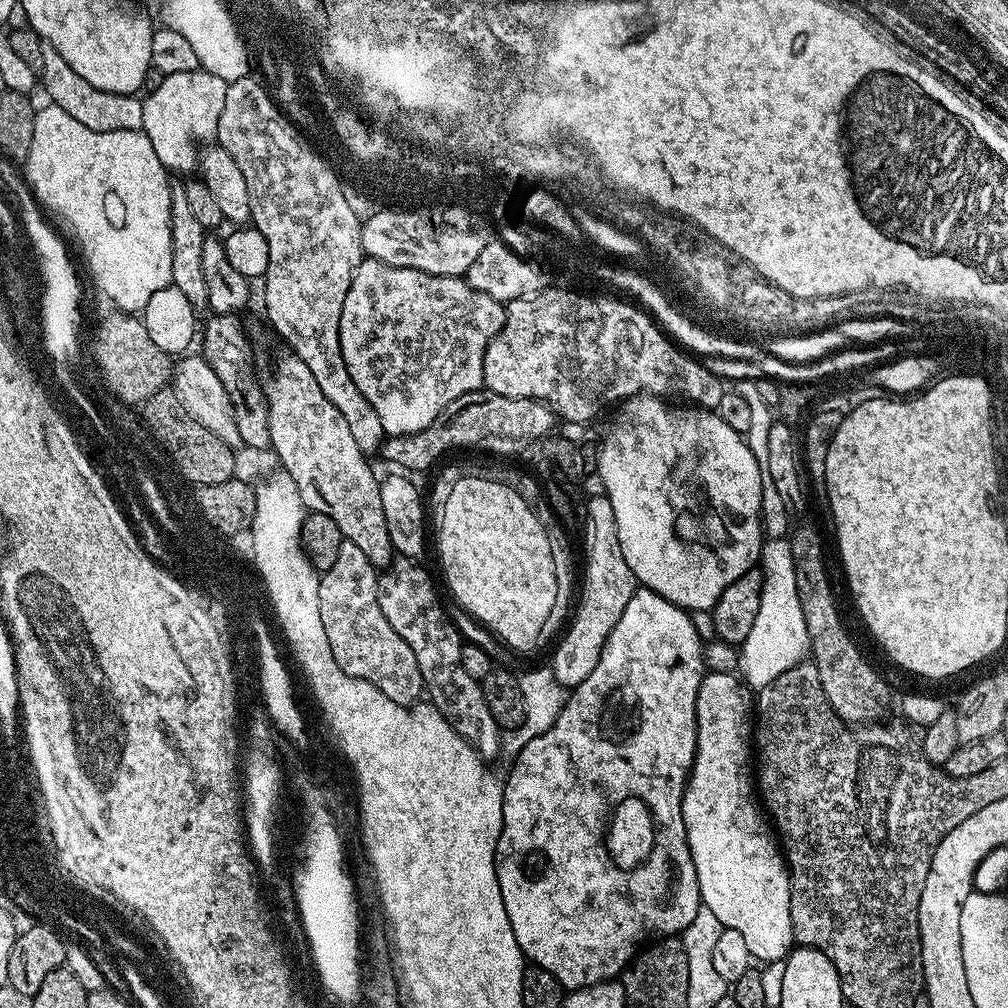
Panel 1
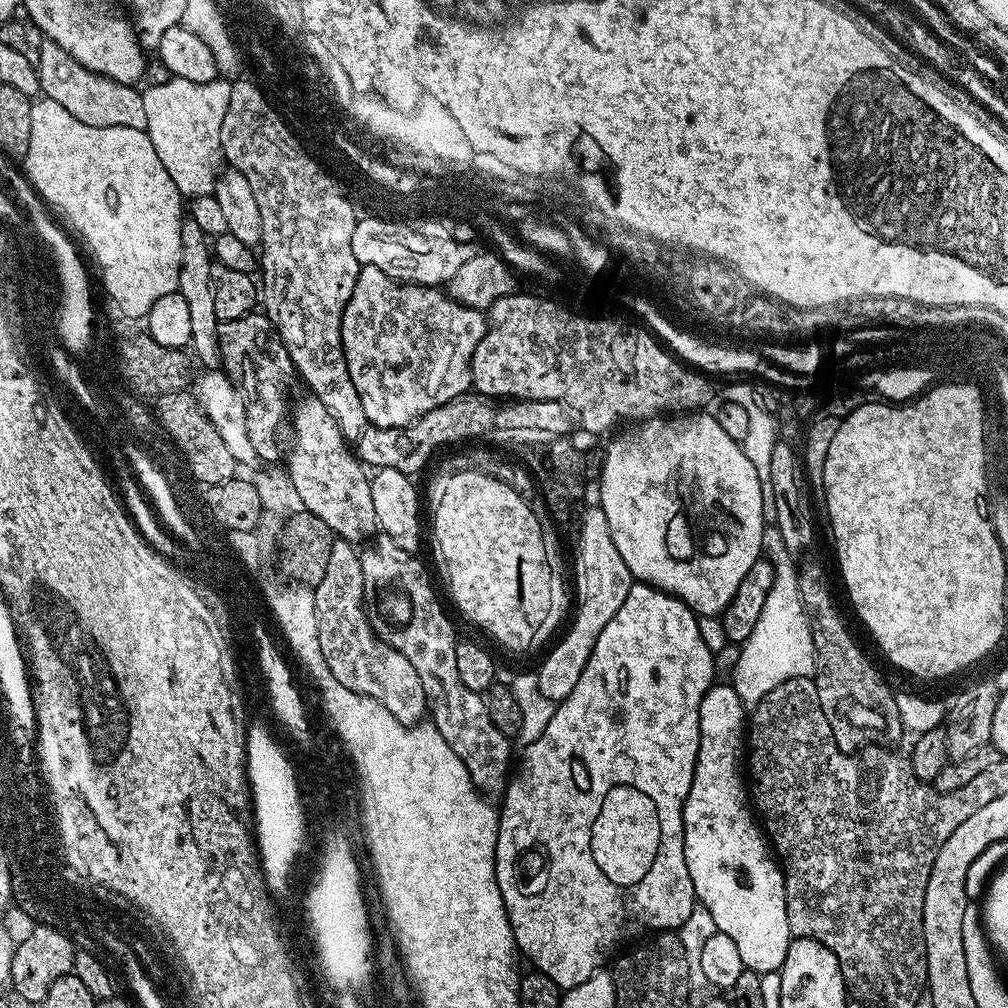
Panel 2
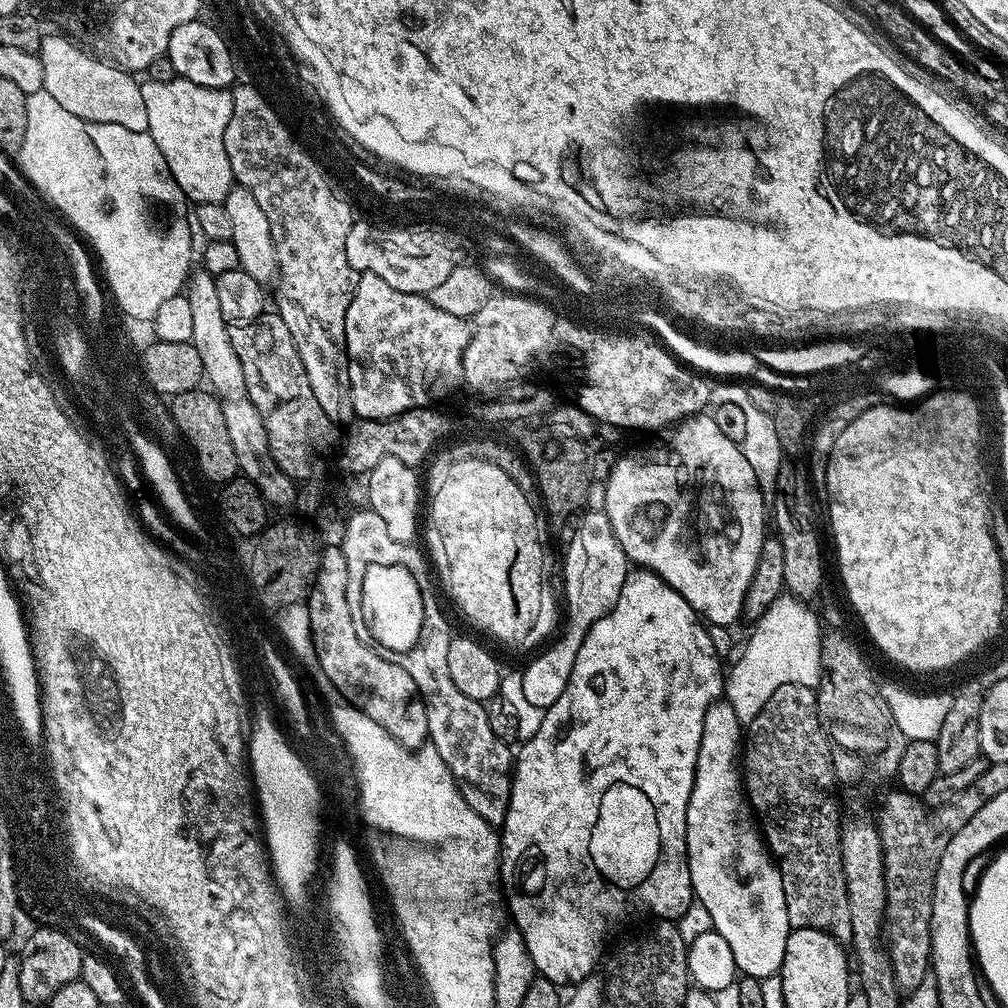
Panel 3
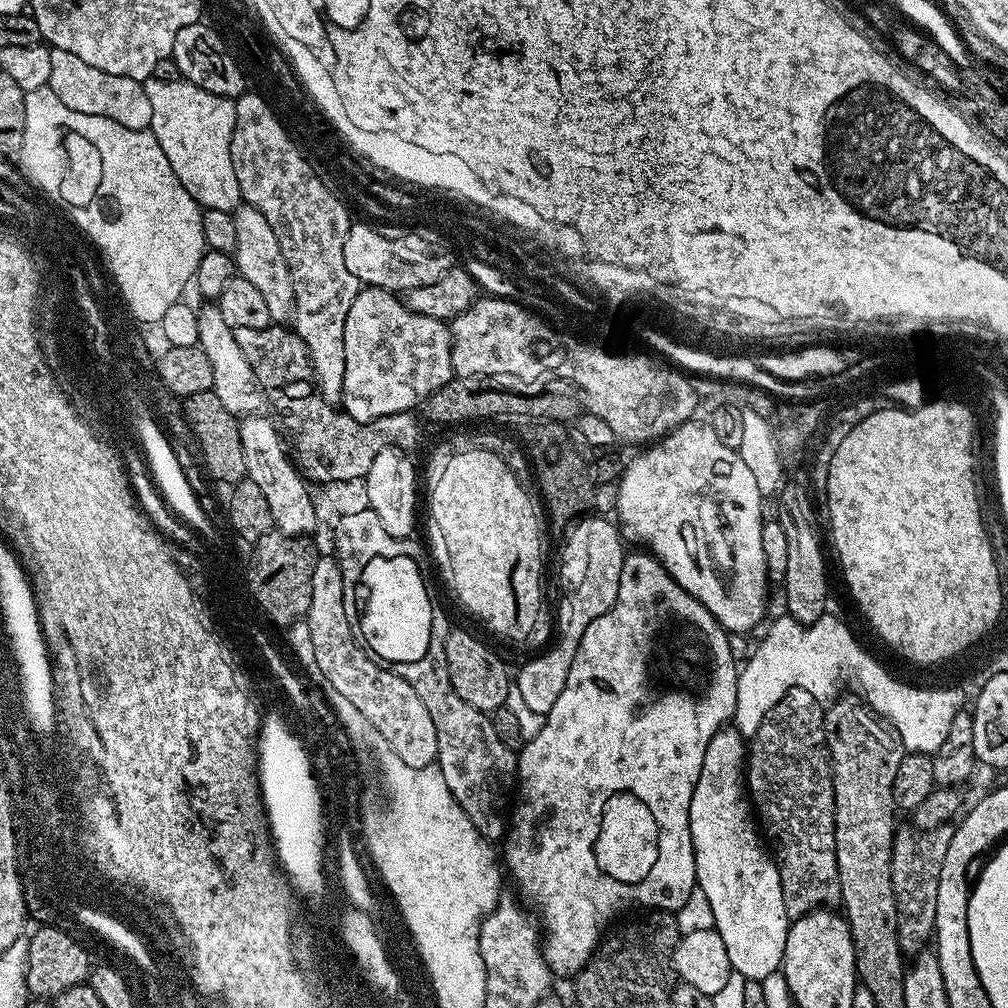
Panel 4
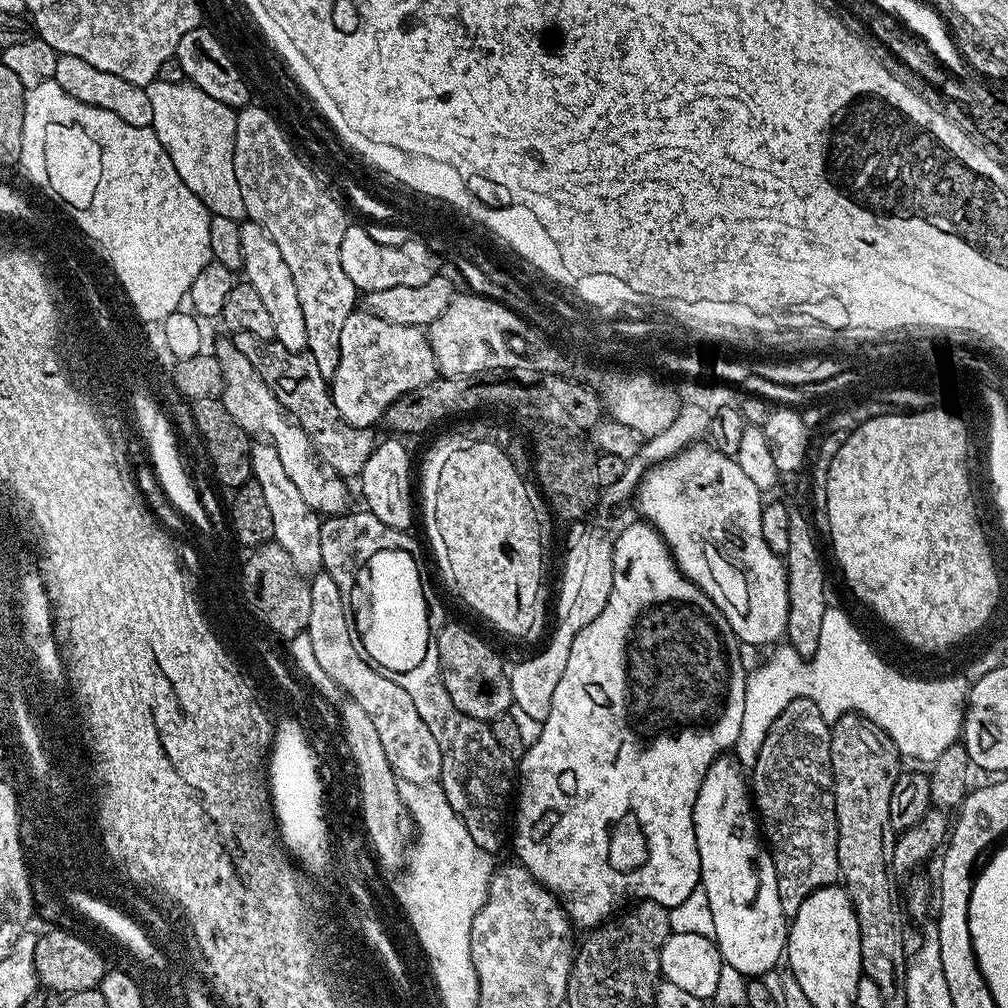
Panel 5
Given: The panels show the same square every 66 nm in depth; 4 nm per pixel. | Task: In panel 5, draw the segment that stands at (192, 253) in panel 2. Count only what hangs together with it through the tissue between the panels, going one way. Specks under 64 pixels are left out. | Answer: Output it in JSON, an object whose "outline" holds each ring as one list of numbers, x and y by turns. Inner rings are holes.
{"outline":[[231,338,220,340,214,348,214,354,218,358,218,366,222,366,222,382,224,389,221,390,219,399,224,401,226,411,234,417,234,422,242,426,249,436,263,438,267,443,278,450,278,459,282,461,282,467,286,474,294,482,294,486,301,492,306,506,310,506,321,517,338,516,349,511,348,488,341,477,331,471,320,469,321,457,312,449,313,437,300,424,297,424,288,411,274,398,270,386,262,382,262,374,254,370,250,358,234,346],[317,456,317,457,316,457]]}

